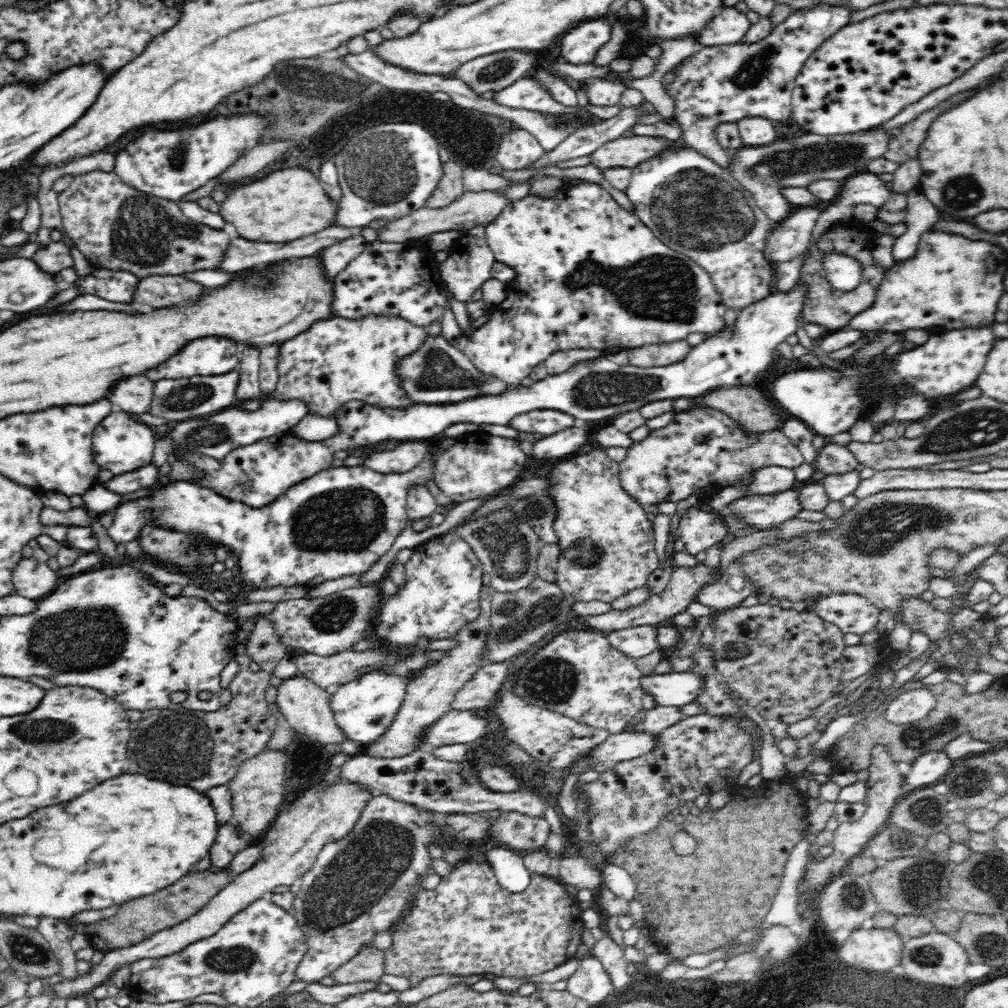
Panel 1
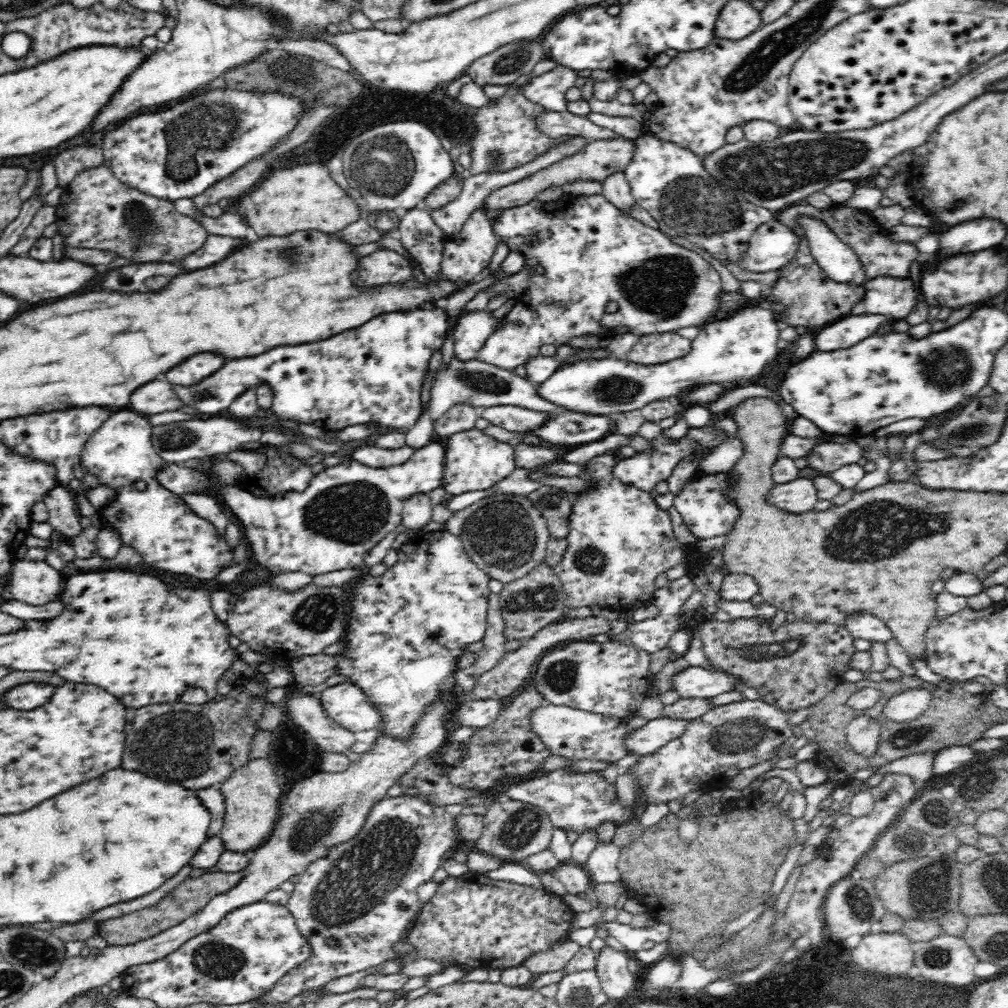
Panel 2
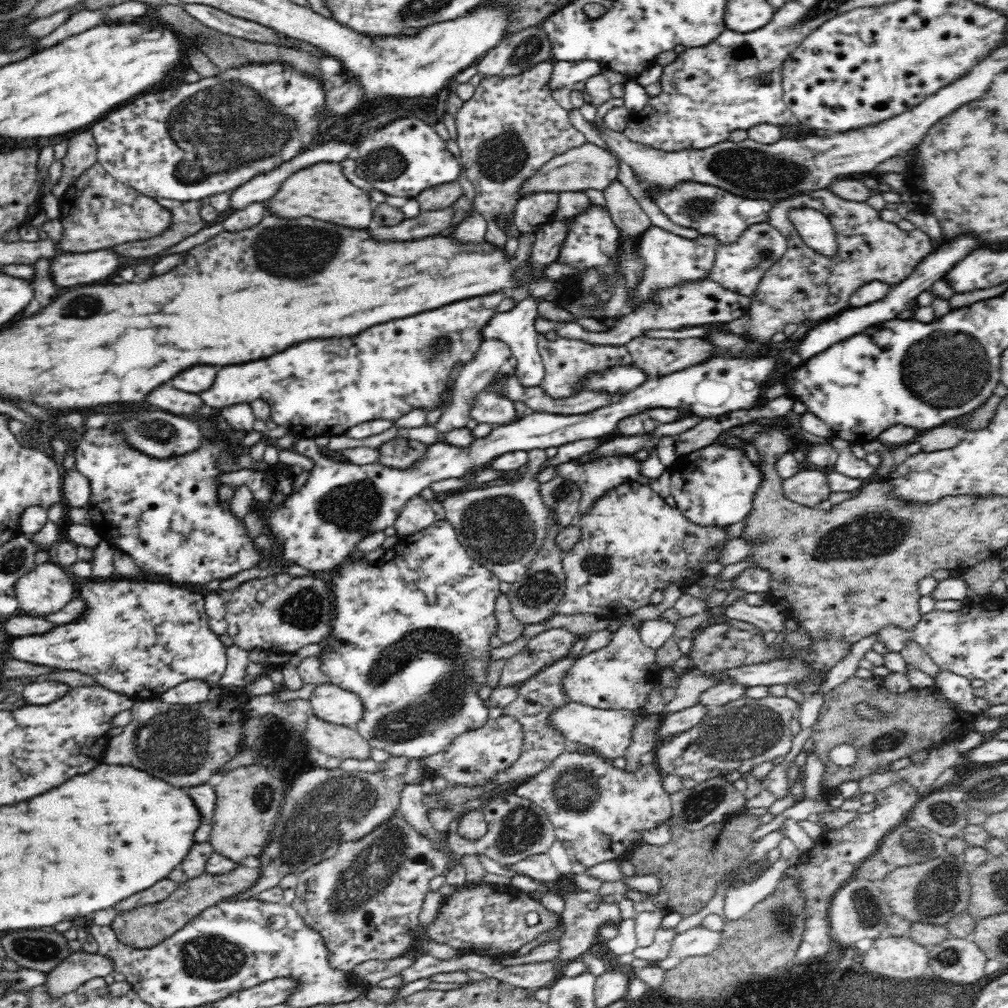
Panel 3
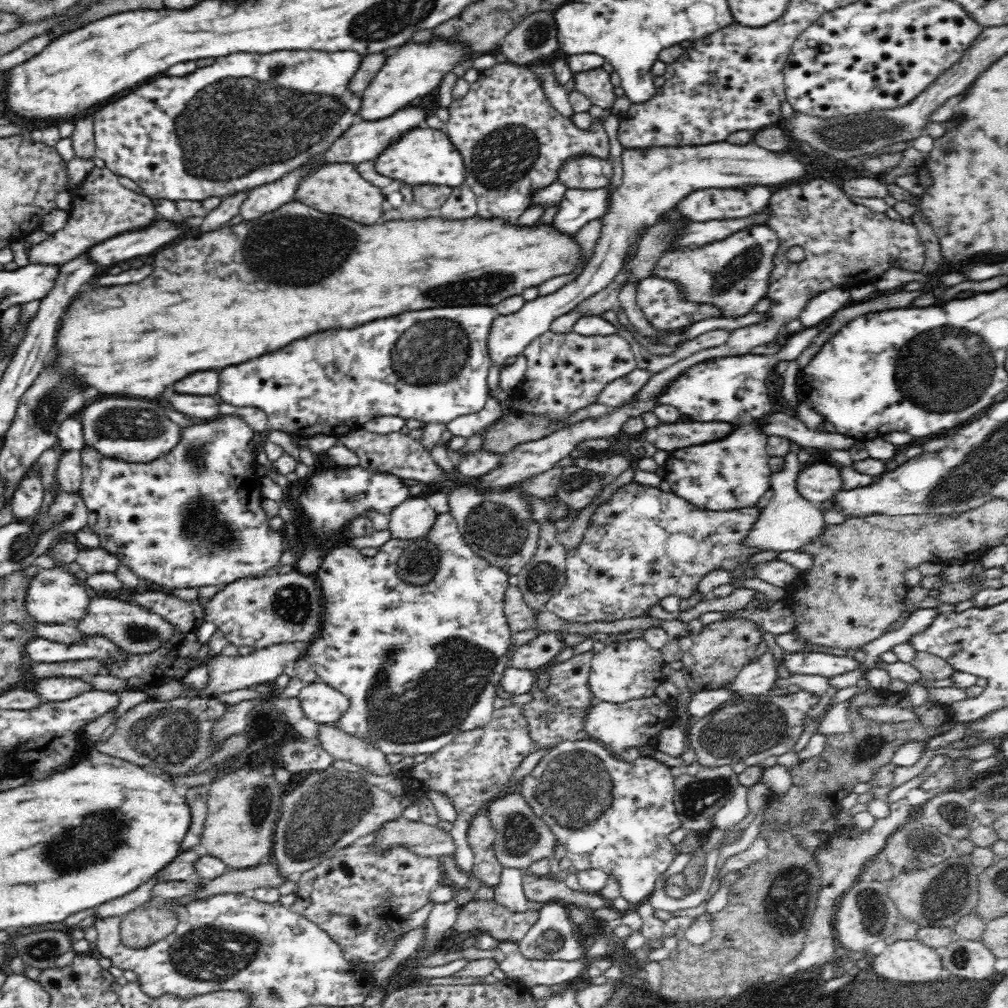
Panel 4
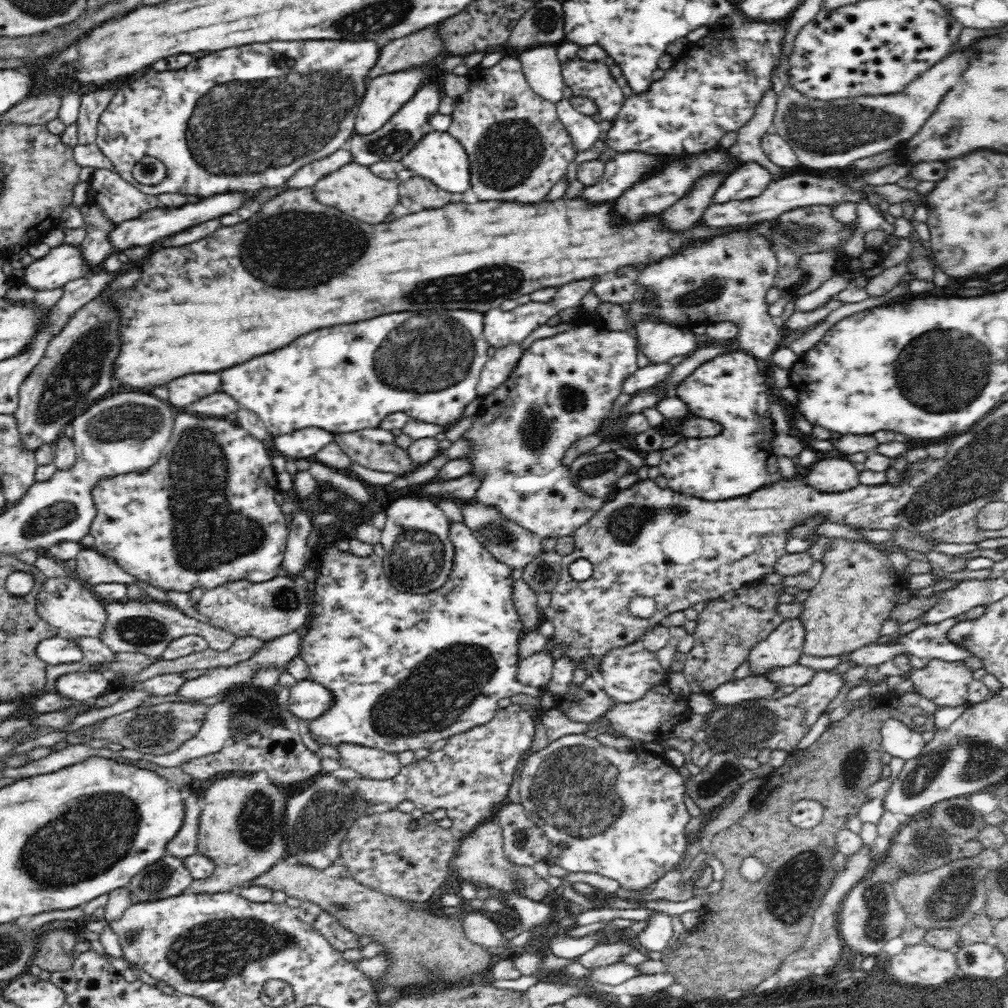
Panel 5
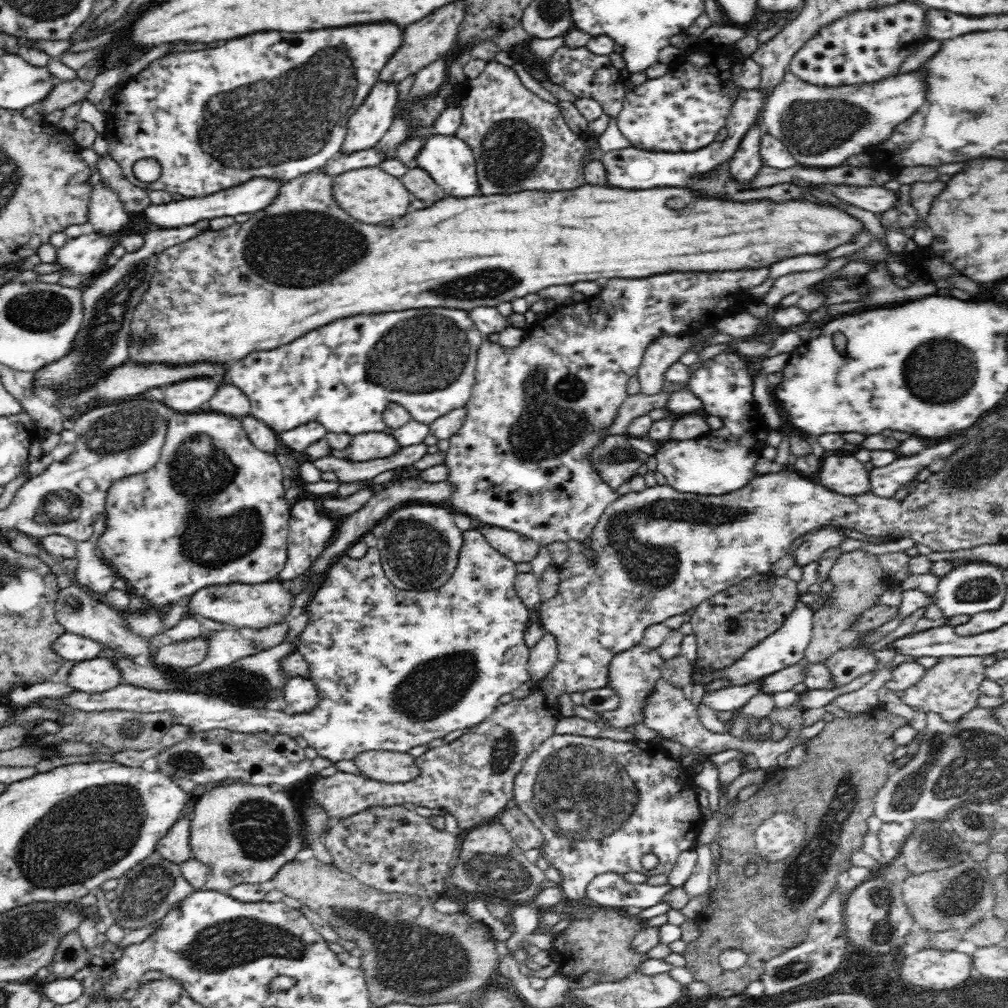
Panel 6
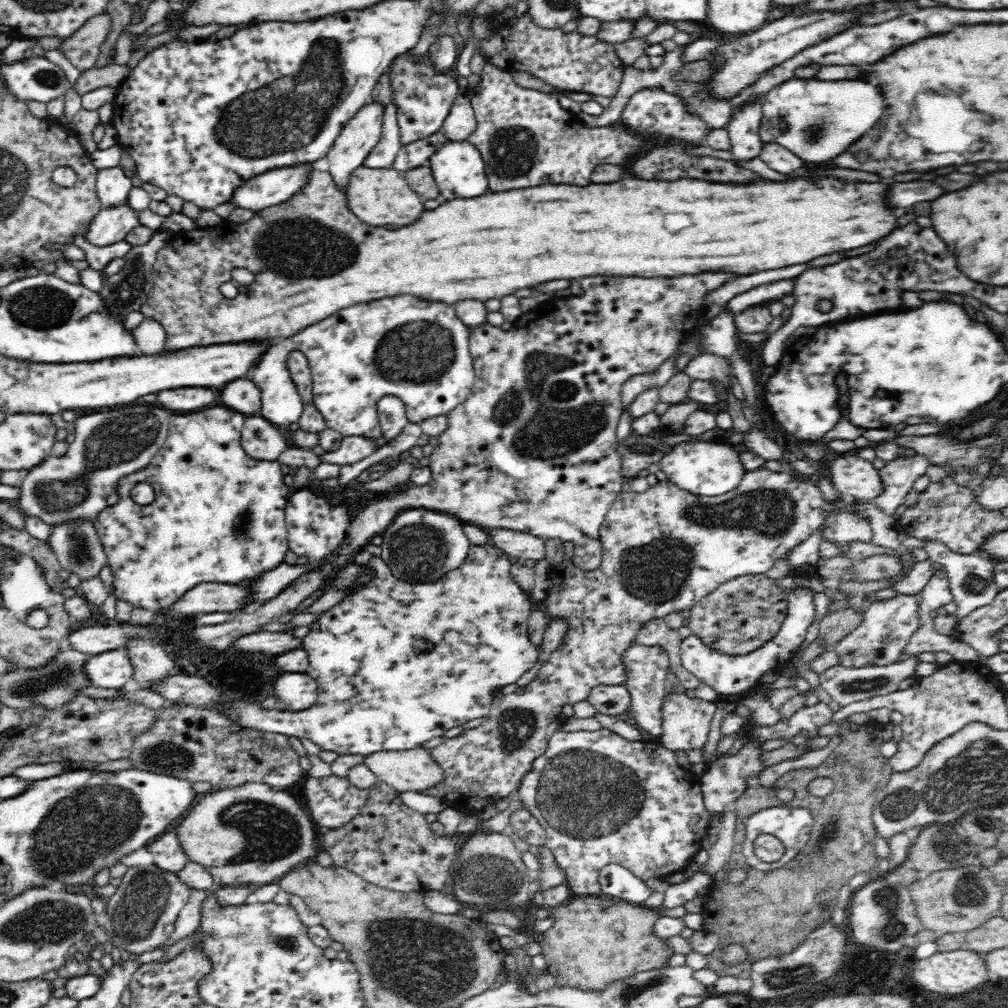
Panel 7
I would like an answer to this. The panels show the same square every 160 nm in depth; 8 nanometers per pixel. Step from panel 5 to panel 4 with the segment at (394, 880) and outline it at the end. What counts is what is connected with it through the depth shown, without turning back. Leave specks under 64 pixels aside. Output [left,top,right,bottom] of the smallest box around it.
[364,820,455,856]

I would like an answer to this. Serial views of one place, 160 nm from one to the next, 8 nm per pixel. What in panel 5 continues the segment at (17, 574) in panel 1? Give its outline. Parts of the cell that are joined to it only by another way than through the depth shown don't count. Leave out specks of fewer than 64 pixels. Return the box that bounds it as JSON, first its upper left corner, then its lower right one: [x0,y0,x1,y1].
[35,573,106,637]

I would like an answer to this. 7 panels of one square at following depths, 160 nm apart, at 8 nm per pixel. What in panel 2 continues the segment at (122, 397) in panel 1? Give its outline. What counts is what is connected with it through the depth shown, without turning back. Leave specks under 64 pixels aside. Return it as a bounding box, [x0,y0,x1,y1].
[128,380,183,417]

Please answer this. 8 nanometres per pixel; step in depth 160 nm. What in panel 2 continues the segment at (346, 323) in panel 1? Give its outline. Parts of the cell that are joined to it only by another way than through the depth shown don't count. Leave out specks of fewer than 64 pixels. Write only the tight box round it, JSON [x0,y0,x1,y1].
[174,308,456,431]

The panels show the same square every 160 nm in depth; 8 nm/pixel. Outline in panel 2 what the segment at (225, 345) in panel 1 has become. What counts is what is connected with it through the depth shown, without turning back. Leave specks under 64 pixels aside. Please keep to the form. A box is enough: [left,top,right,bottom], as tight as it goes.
[166,352,226,386]

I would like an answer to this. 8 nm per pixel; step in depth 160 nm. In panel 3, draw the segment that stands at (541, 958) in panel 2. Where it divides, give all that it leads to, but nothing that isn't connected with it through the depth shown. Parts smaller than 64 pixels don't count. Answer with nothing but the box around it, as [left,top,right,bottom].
[549,890,621,965]

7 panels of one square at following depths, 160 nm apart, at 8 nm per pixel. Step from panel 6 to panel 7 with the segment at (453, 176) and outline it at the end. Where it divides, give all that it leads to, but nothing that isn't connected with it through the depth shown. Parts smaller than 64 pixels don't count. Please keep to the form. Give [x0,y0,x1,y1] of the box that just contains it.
[428,140,488,200]

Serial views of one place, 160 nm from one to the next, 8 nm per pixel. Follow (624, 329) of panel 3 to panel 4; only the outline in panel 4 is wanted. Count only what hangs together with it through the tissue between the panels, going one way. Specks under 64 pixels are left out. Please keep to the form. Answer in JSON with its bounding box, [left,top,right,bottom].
[638,276,723,332]

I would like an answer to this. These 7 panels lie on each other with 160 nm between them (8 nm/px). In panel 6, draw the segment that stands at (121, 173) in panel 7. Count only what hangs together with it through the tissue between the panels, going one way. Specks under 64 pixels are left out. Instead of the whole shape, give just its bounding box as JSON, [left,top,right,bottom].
[86,182,131,237]

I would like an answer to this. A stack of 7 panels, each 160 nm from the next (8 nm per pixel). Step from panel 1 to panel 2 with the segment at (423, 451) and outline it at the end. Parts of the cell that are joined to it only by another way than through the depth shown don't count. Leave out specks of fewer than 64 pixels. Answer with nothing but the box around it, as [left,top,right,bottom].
[352,445,414,468]

